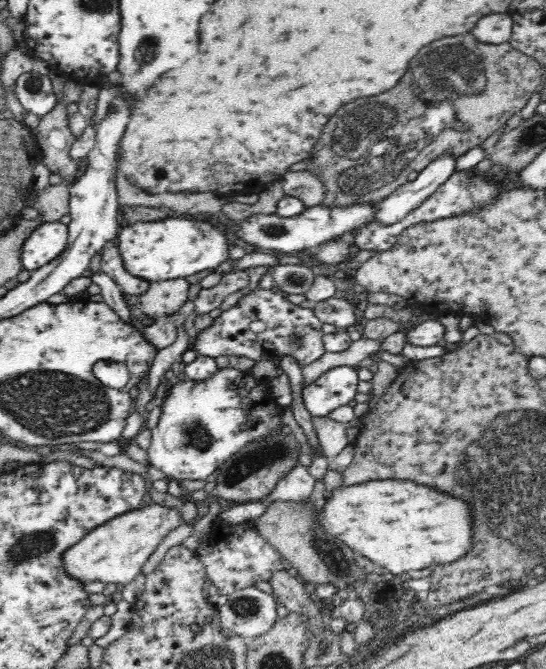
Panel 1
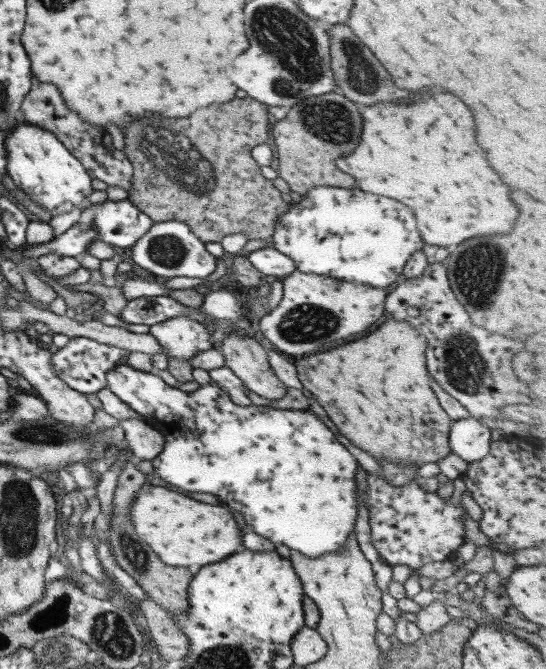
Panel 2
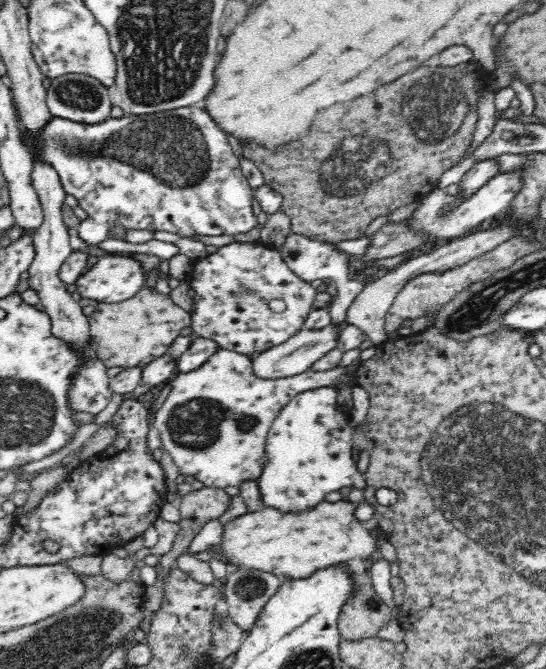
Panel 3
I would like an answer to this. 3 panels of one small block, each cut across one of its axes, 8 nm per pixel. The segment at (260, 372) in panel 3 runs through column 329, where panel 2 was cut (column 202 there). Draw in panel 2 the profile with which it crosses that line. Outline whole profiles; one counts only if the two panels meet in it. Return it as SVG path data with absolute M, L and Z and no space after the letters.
M175 316L149 327L149 334L157 338L157 344L163 346L163 352L171 358L189 361L195 352L209 350L209 334L204 325L189 316Z

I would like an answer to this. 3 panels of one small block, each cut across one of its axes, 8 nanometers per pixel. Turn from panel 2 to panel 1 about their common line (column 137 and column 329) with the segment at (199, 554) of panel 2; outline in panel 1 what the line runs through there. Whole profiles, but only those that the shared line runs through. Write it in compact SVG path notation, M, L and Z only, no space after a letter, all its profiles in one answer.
M374 480L332 490L316 516L322 530L388 571L388 576L454 562L468 552L470 510L464 502L408 480Z

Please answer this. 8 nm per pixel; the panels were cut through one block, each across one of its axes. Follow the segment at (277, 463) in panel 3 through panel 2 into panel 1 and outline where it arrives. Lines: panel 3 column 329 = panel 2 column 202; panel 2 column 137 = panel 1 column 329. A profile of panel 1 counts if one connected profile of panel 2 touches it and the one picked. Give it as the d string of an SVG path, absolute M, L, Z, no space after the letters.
M333 367L302 389L302 402L313 418L328 416L332 410L348 405L356 396L358 375L354 367Z

